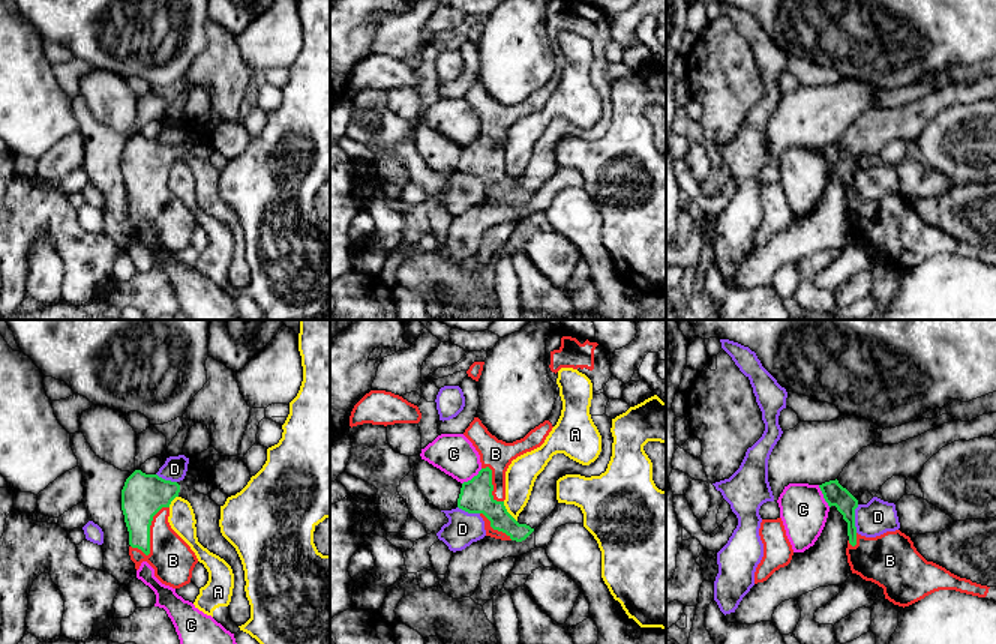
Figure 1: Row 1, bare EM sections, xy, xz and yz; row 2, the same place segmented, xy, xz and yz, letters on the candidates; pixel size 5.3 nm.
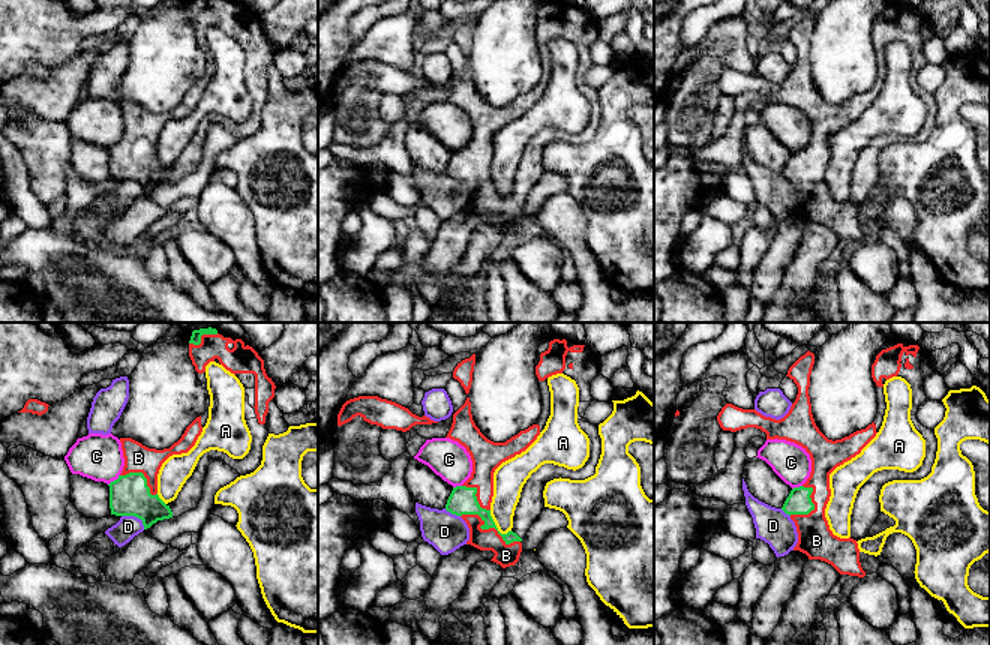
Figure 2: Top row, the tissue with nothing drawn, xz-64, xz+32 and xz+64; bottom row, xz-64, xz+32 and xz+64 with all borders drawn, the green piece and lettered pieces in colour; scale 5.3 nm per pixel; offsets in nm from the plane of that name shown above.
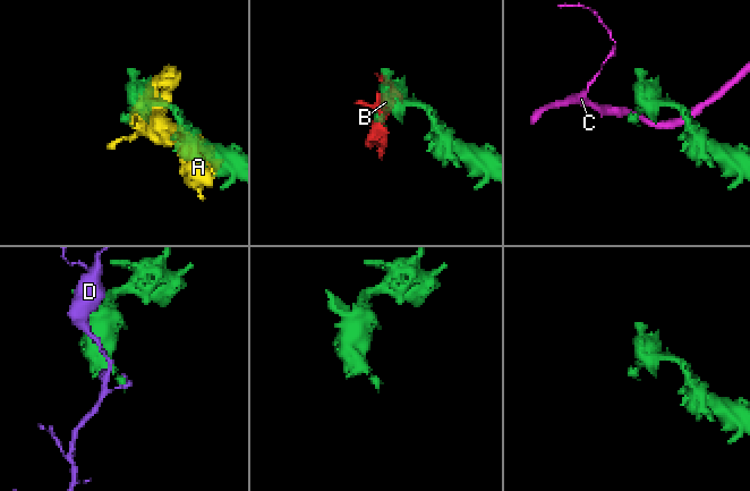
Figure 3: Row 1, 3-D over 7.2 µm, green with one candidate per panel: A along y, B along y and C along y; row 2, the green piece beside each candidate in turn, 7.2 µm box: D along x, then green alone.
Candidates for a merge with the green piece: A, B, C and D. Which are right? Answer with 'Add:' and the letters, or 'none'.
Add: B

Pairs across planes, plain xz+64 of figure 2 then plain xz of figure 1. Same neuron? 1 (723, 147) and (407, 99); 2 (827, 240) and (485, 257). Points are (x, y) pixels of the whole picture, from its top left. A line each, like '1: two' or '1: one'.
1: two
2: one

